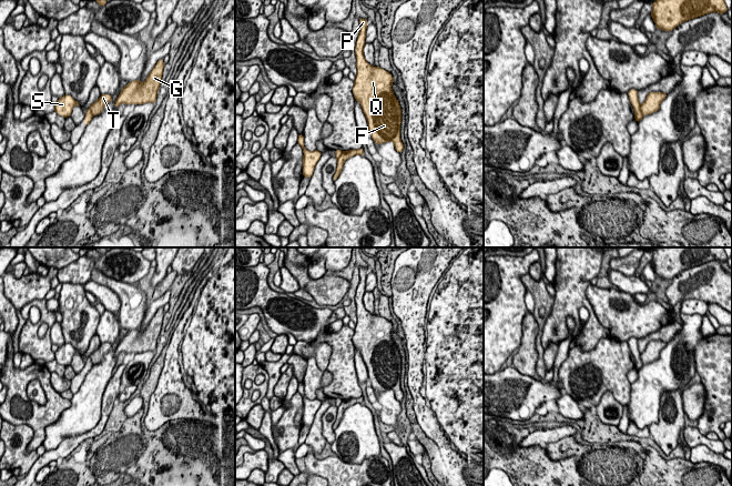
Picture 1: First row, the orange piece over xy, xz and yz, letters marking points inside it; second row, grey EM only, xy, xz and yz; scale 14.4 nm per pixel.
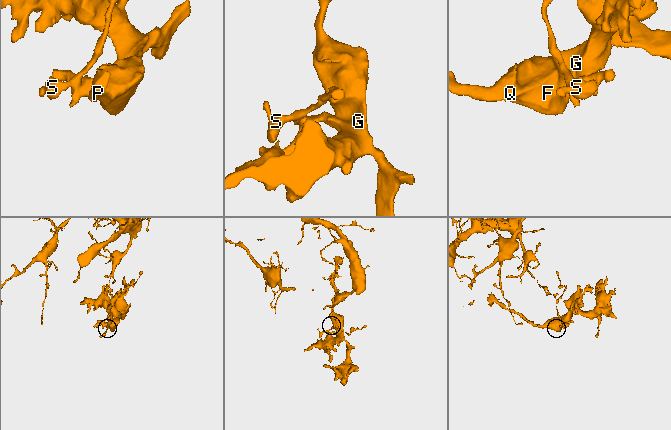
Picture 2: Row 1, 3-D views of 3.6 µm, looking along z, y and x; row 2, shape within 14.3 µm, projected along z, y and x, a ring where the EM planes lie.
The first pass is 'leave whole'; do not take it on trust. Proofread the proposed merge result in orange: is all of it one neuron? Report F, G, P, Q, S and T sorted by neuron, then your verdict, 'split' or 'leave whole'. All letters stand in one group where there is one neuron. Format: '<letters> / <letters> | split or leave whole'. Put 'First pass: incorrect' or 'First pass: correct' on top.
First pass: incorrect
F G P Q T / S | split

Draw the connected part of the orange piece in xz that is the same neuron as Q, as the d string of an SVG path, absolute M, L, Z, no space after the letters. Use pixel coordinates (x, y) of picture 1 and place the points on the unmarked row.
M359 267L360 281L356 290L355 303L357 323L353 343L360 352L367 367L368 378L375 392L392 389L399 402L404 398L400 388L401 357L393 342L393 324L379 315L370 314L364 306L367 267Z

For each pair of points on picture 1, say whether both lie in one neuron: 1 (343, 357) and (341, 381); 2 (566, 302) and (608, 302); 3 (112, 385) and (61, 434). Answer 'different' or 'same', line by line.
1: same
2: different
3: different

